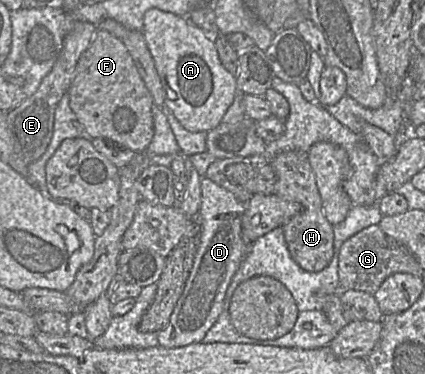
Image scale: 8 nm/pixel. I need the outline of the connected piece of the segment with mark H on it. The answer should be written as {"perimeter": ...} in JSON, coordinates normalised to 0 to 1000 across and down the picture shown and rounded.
{"perimeter":[[[673,404],[652,412],[633,436],[649,465],[642,519],[711,551],[704,572],[664,604],[678,668],[694,701],[715,722],[751,727],[767,717],[786,682],[784,602],[767,586],[744,476],[725,428],[725,409]]]}

